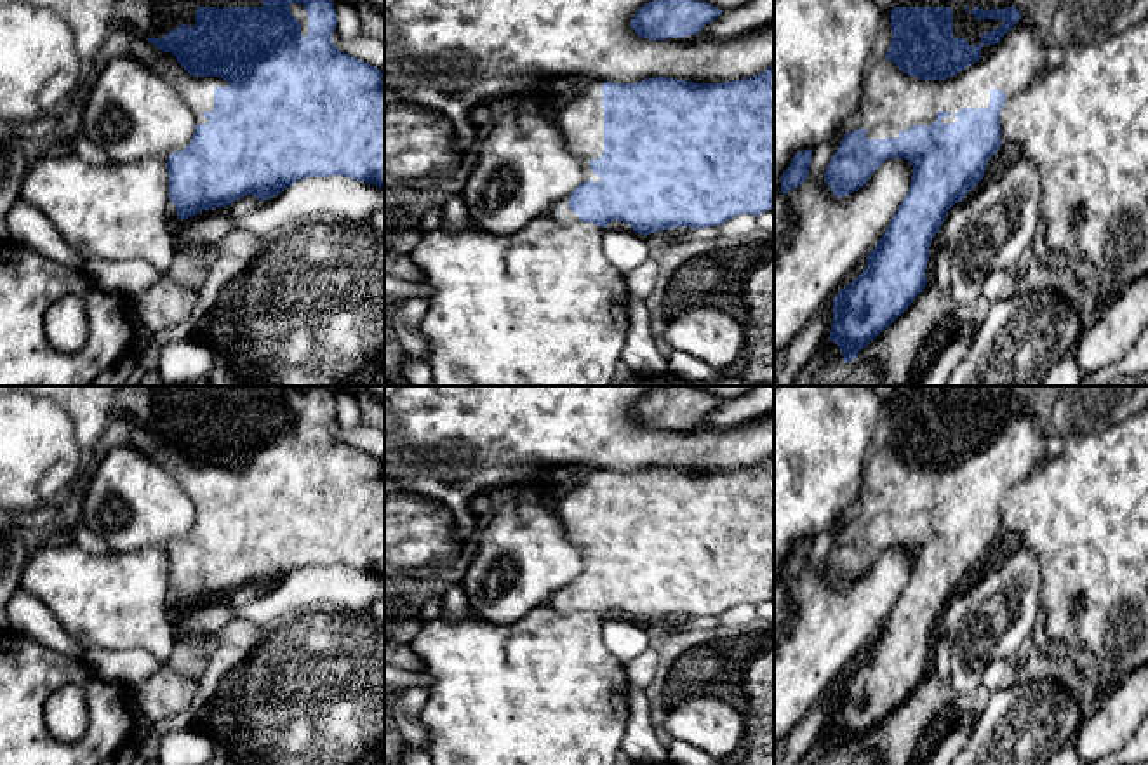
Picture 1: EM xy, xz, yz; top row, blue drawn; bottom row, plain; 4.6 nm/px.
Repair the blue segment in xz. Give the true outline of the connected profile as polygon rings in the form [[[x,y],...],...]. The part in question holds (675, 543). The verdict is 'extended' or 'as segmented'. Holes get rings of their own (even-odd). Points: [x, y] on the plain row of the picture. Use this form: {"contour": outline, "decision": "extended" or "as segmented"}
{"contour": [[[774,456],[734,471],[694,473],[645,468],[635,473],[593,469],[555,502],[569,541],[579,549],[583,572],[558,589],[550,605],[558,614],[623,610],[640,624],[670,617],[710,617],[774,598]]], "decision": "extended"}

